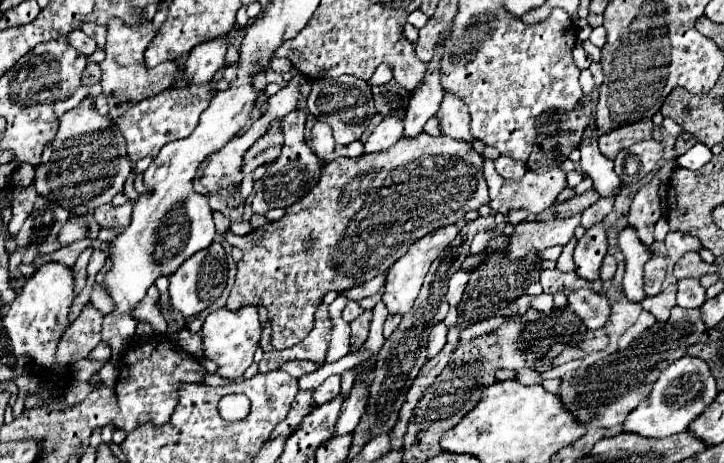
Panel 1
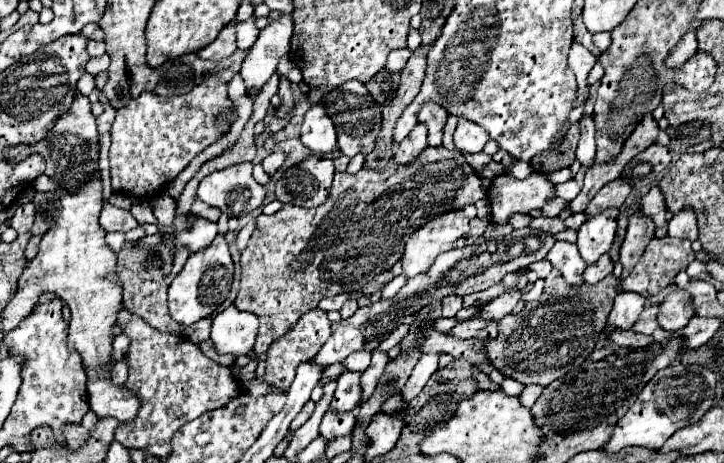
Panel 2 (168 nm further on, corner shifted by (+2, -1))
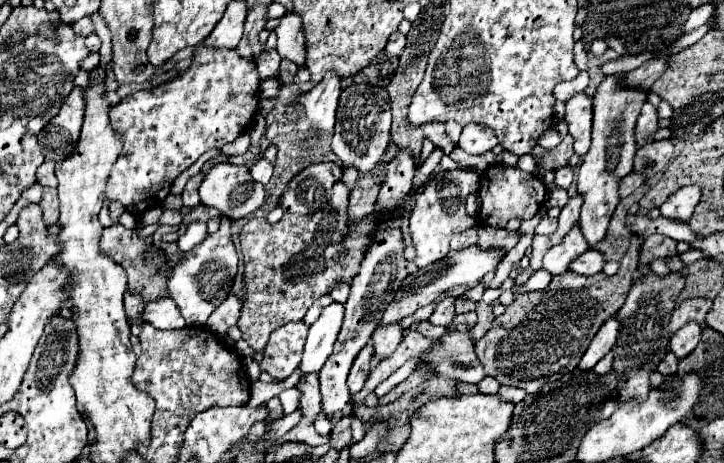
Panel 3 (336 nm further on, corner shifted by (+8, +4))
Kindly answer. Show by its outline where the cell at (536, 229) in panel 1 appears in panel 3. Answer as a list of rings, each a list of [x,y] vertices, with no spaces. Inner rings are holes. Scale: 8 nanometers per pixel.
[[[473,244],[473,246],[467,246],[463,250],[451,250],[447,254],[447,258],[441,258],[439,262],[435,262],[435,266],[429,266],[427,270],[421,268],[419,272],[409,274],[403,280],[403,286],[395,292],[393,302],[387,304],[385,314],[383,314],[383,324],[379,324],[379,326],[389,326],[389,322],[399,322],[401,318],[411,316],[417,308],[431,304],[441,292],[447,292],[447,290],[451,290],[455,286],[467,286],[467,288],[479,286],[487,272],[497,270],[497,266],[501,262],[501,256],[503,256],[503,248],[485,250],[485,248],[477,246],[477,244]]]

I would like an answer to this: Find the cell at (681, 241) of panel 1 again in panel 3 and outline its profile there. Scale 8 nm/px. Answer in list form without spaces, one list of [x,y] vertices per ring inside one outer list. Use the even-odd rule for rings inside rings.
[[[683,186],[683,188],[679,188],[659,208],[661,216],[675,218],[677,222],[689,222],[695,206],[699,202],[699,196],[701,196],[701,188],[699,186]]]

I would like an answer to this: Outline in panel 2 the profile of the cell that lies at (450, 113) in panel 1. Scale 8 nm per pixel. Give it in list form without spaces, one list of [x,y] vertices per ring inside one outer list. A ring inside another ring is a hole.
[[[459,119],[457,131],[455,131],[457,149],[467,151],[467,153],[479,153],[479,151],[483,151],[487,141],[489,141],[489,133],[483,127],[469,123],[465,119]]]

